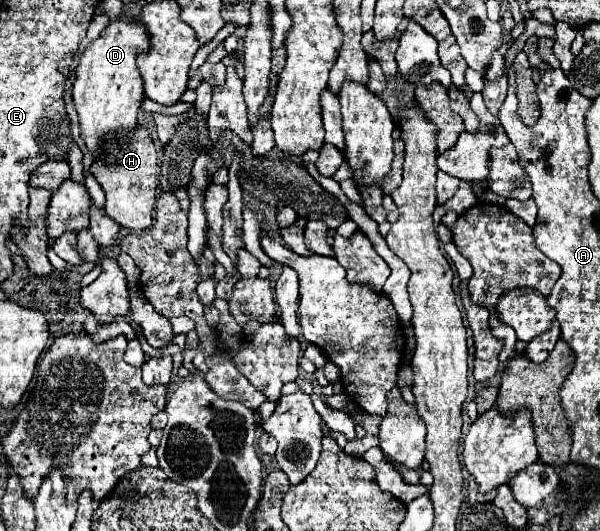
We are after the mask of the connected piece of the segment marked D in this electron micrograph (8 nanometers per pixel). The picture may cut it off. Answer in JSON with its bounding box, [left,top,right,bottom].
[73,17,149,157]

